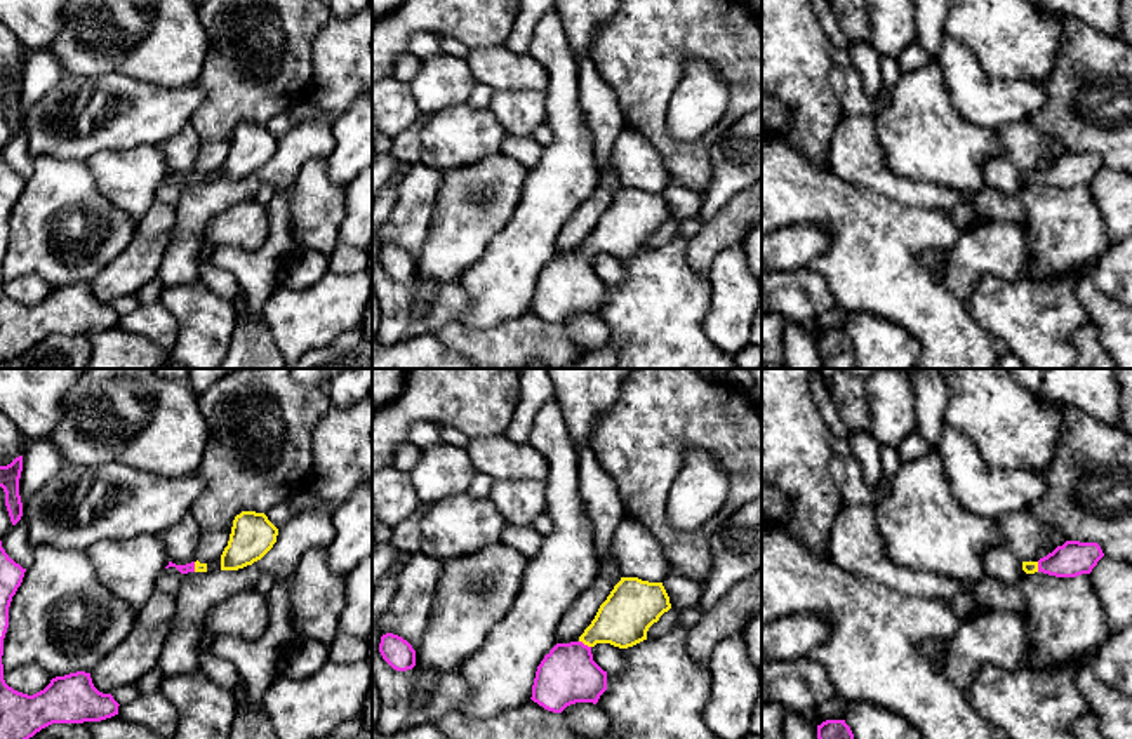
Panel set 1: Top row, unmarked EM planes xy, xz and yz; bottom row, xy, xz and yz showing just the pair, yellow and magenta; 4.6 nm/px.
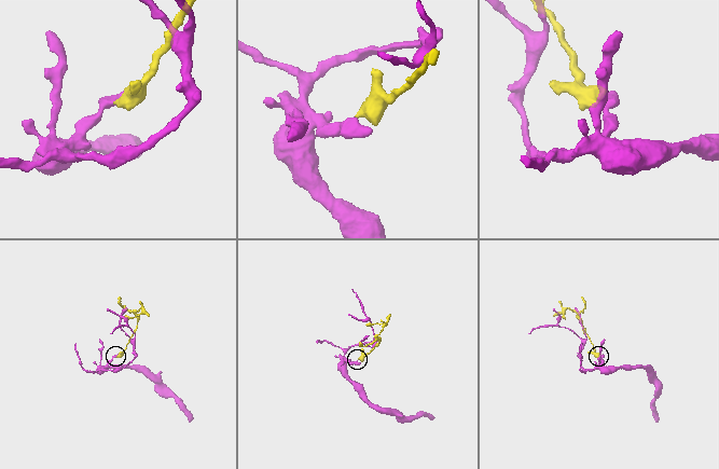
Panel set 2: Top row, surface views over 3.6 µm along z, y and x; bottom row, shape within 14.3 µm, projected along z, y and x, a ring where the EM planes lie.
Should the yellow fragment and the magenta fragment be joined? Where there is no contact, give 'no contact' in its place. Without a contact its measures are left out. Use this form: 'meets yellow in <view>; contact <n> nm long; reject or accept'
meets yellow in xz; contact 70 nm long; accept

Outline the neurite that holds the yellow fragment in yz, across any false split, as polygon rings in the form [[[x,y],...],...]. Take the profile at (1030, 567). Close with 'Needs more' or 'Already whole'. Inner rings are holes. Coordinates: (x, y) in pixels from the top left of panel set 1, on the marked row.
[[[1066,541],[1038,562],[1022,562],[1026,574],[1043,572],[1055,577],[1090,574],[1104,556],[1097,543]]]. Needs more

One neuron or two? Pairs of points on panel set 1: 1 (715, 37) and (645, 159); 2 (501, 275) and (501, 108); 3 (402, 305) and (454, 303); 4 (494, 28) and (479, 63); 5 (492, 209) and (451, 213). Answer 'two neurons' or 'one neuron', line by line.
1: two neurons
2: two neurons
3: one neuron
4: two neurons
5: one neuron

